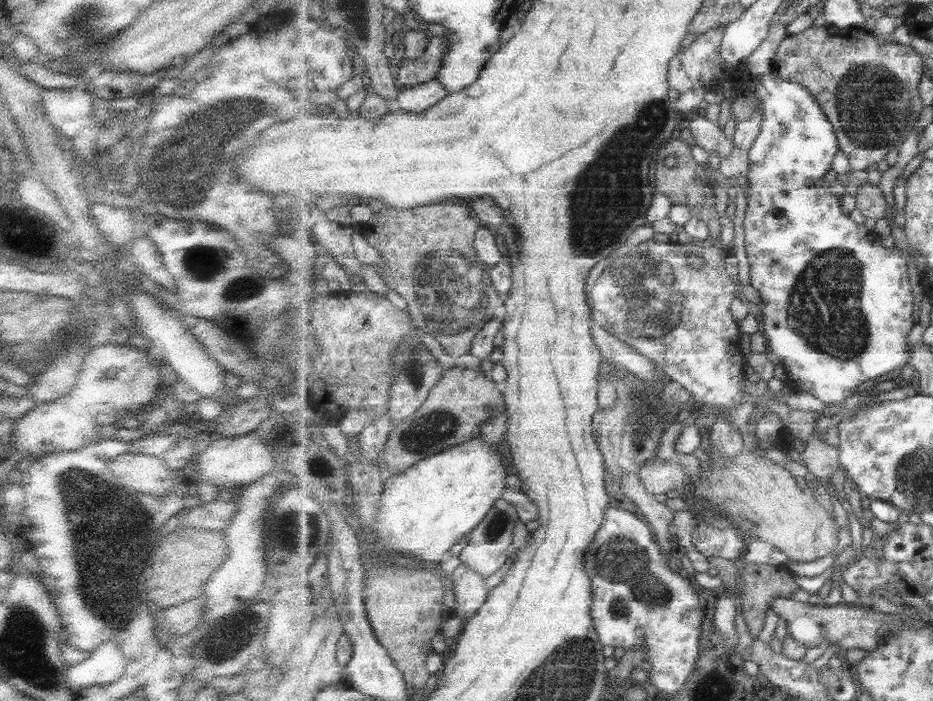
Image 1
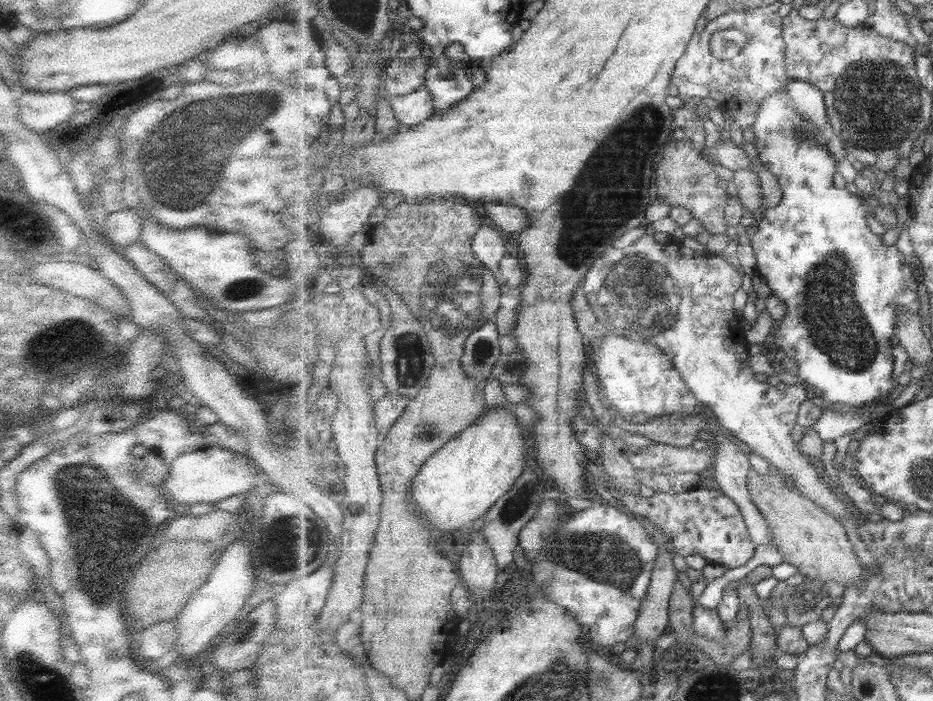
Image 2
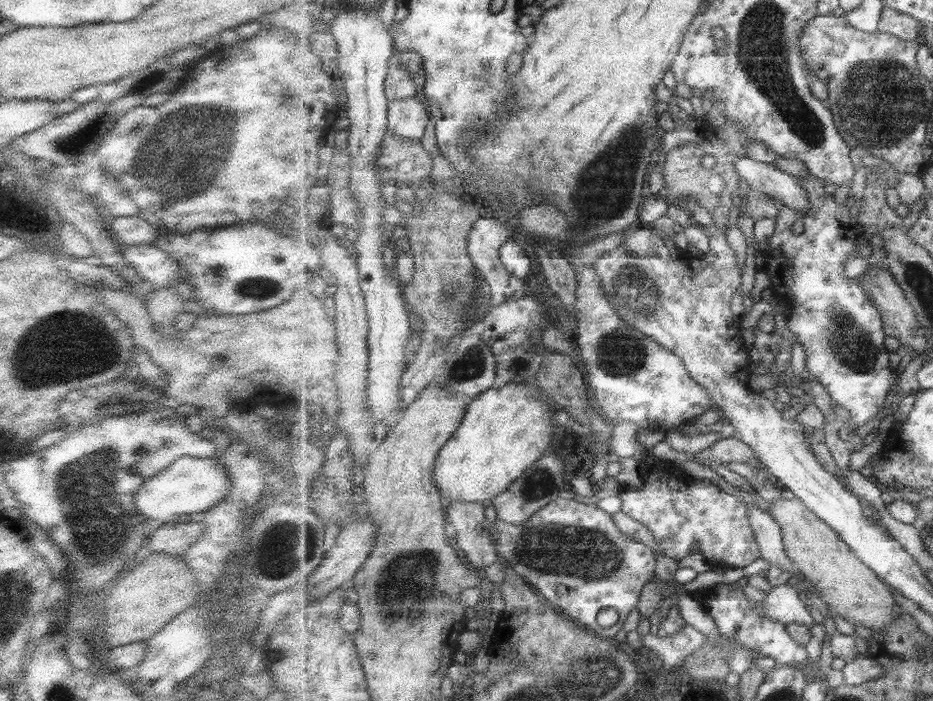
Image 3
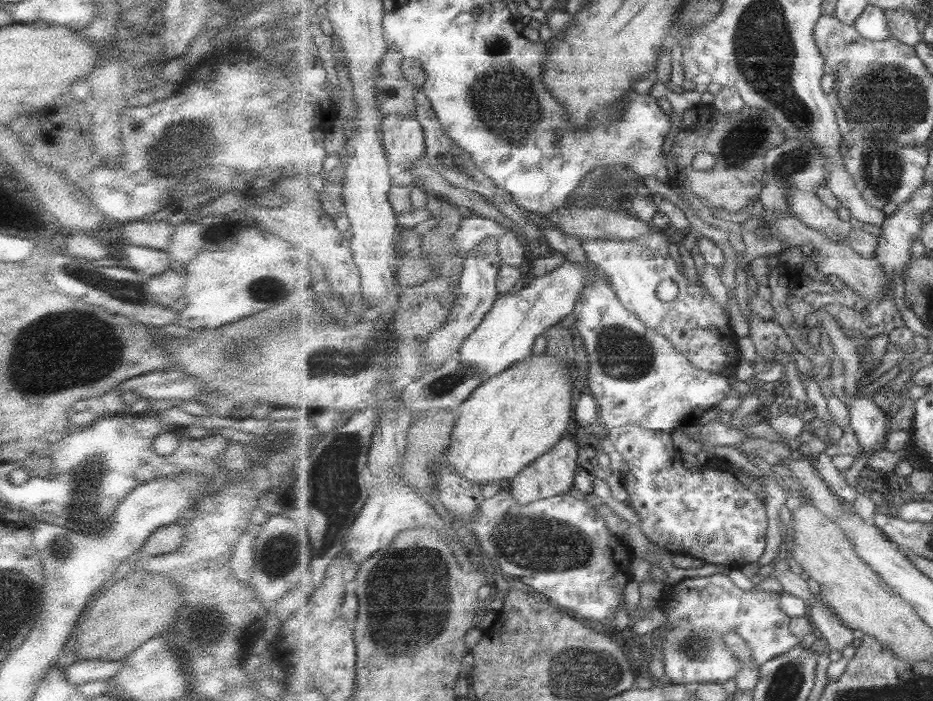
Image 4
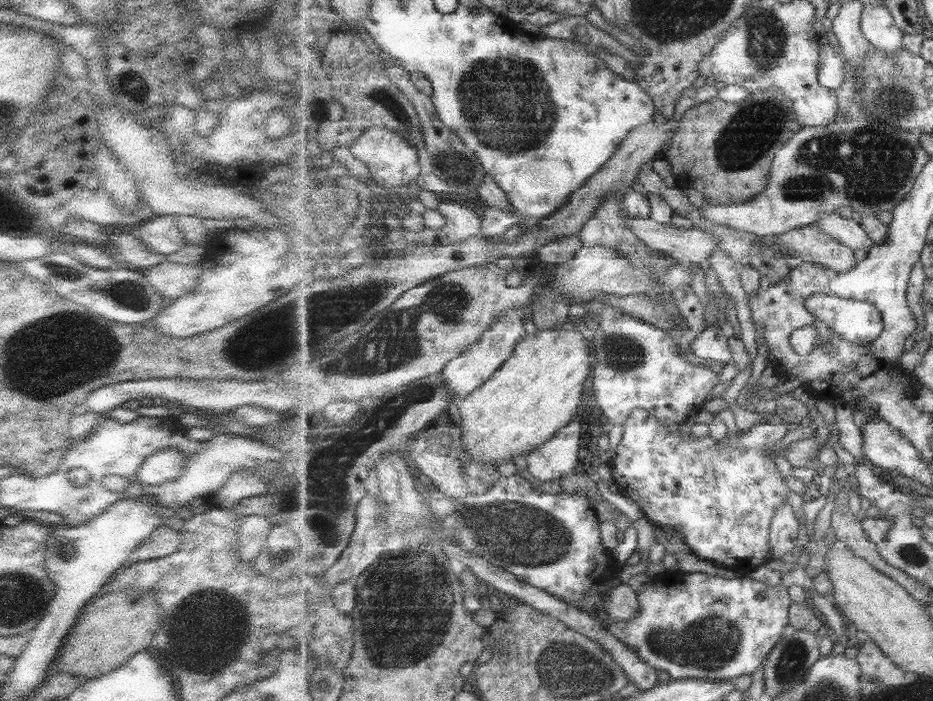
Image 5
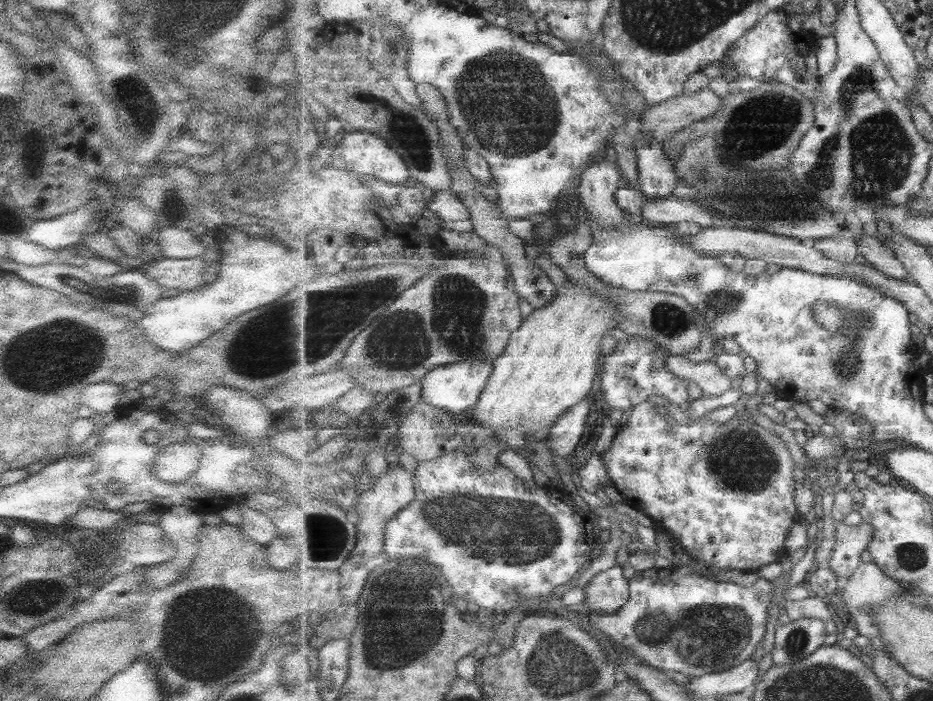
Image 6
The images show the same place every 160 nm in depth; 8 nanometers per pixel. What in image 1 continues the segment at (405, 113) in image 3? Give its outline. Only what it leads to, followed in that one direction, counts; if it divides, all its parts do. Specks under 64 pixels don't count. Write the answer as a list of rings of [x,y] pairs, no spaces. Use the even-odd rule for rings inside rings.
[[[438,79],[429,80],[401,89],[396,96],[396,109],[421,114],[434,107],[441,99],[445,99],[447,95],[447,89]]]

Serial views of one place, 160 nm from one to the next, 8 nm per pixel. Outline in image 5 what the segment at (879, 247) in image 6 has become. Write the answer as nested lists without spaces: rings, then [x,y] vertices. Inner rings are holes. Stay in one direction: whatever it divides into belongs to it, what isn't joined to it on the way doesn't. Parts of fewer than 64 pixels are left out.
[[[837,212],[823,213],[814,226],[820,227],[820,230],[825,234],[834,238],[843,246],[852,248],[854,251],[857,249],[871,250],[875,246],[856,217],[843,218]]]

